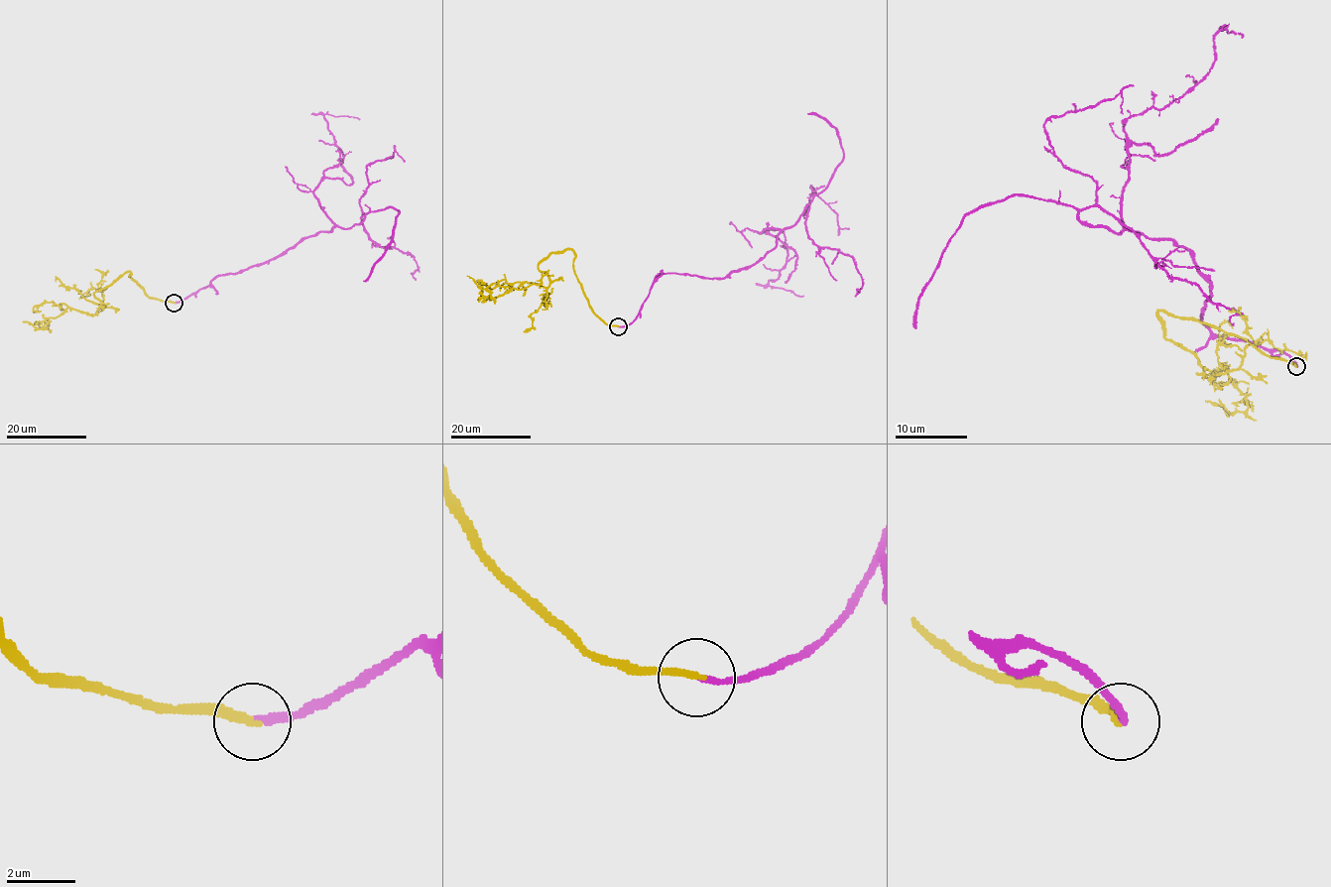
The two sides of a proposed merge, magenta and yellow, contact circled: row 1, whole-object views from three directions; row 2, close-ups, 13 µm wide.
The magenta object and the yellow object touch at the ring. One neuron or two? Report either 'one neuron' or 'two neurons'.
one neuron

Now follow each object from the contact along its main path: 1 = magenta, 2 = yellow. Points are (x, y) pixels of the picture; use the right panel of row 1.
1: (1296, 366), (1213, 334), (1186, 247), (1121, 218), (1123, 123), (1184, 96), (1222, 29), (1242, 39)
2: (1296, 366), (1200, 319), (1159, 313), (1164, 336), (1220, 388), (1229, 376), (1248, 408), (1228, 414), (1206, 401)

